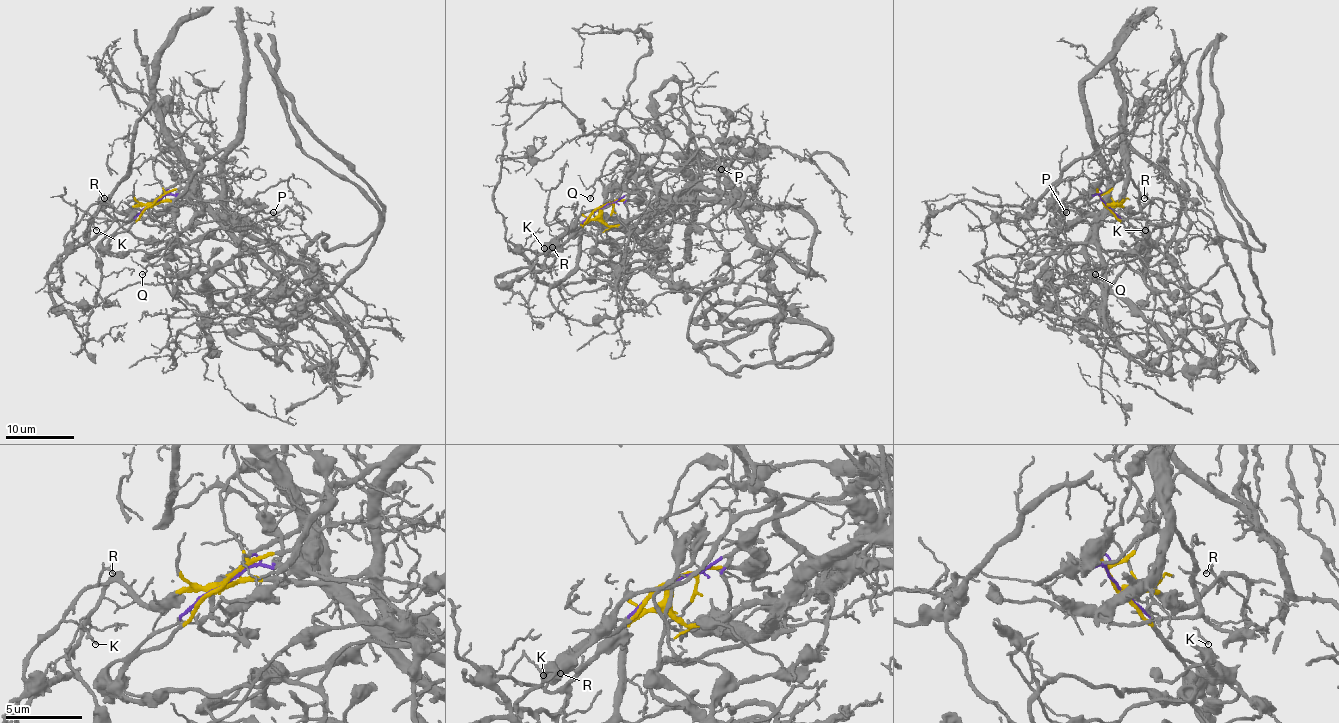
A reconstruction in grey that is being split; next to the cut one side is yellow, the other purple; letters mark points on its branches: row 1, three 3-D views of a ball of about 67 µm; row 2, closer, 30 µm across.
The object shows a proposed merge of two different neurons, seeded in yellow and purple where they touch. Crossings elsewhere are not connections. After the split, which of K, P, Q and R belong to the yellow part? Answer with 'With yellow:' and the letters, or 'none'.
With yellow: K, R

